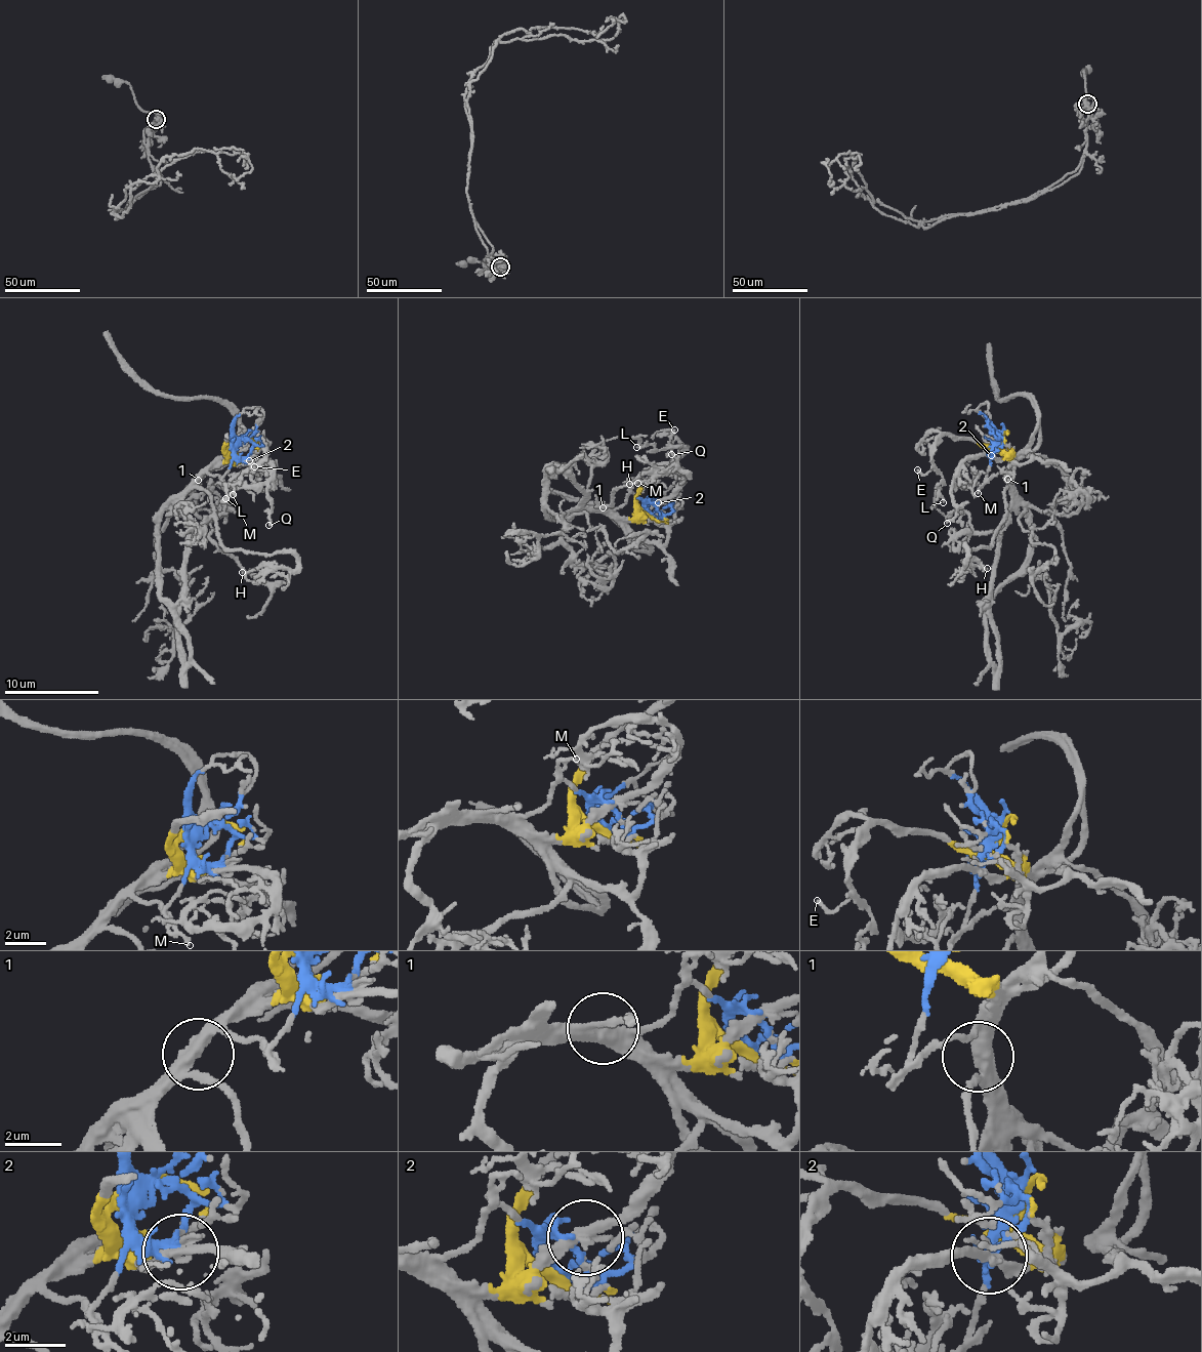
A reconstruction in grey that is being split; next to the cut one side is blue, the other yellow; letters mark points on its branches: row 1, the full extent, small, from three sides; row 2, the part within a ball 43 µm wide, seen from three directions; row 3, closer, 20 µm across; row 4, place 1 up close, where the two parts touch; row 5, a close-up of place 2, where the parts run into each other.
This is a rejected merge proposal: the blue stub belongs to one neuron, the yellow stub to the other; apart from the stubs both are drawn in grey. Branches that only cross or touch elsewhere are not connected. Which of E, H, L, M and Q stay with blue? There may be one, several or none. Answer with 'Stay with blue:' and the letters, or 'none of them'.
Stay with blue: H, M

